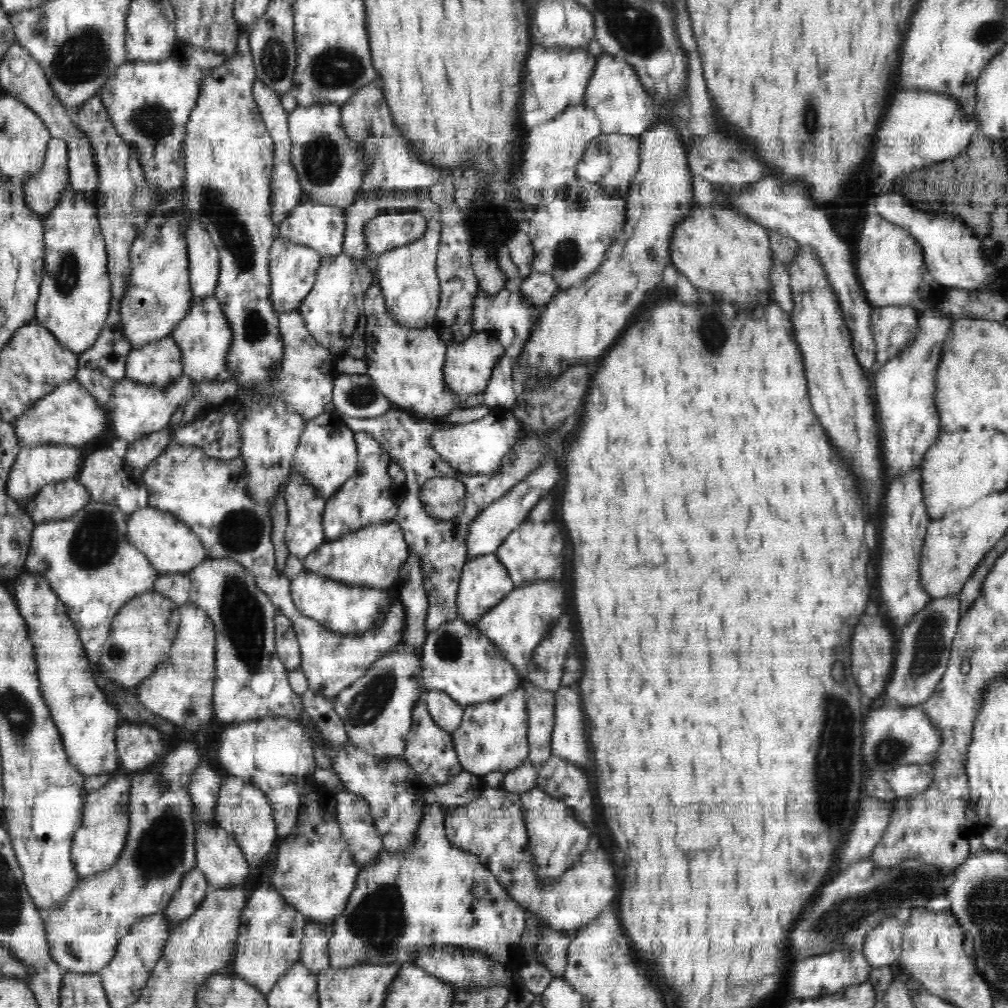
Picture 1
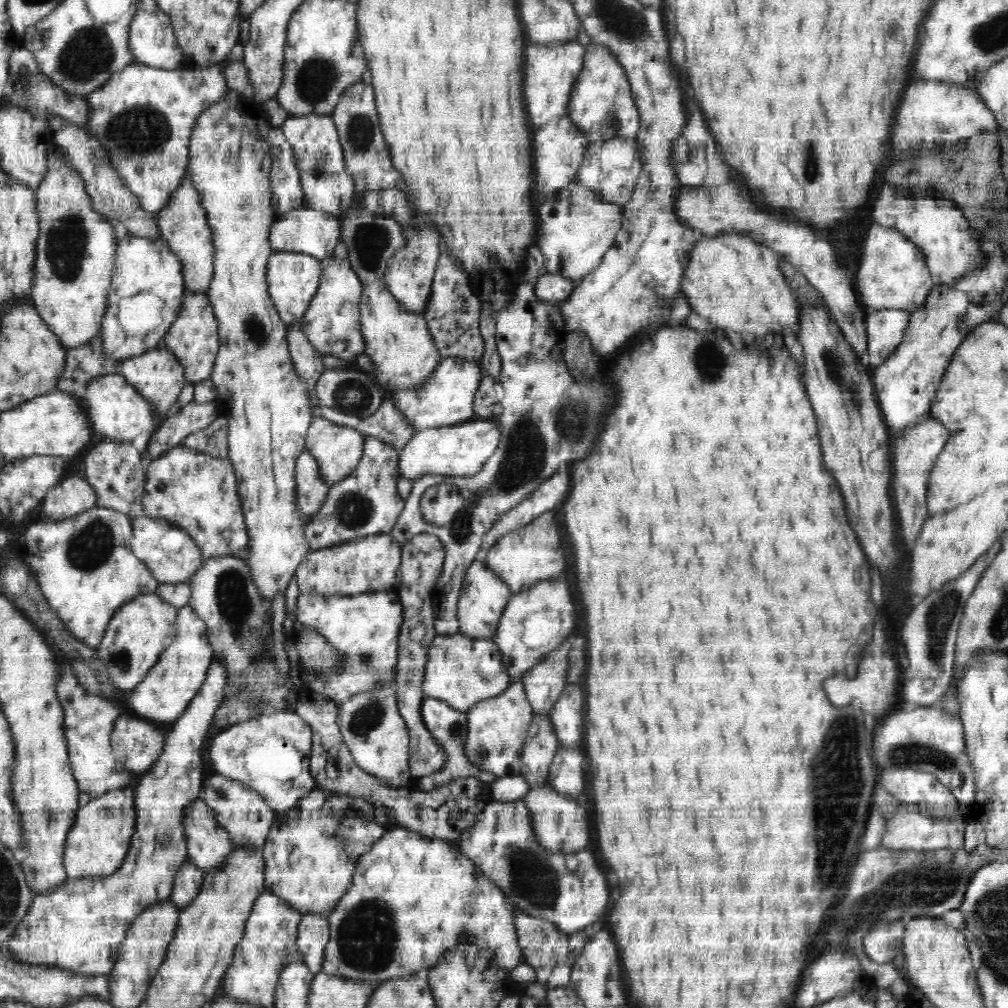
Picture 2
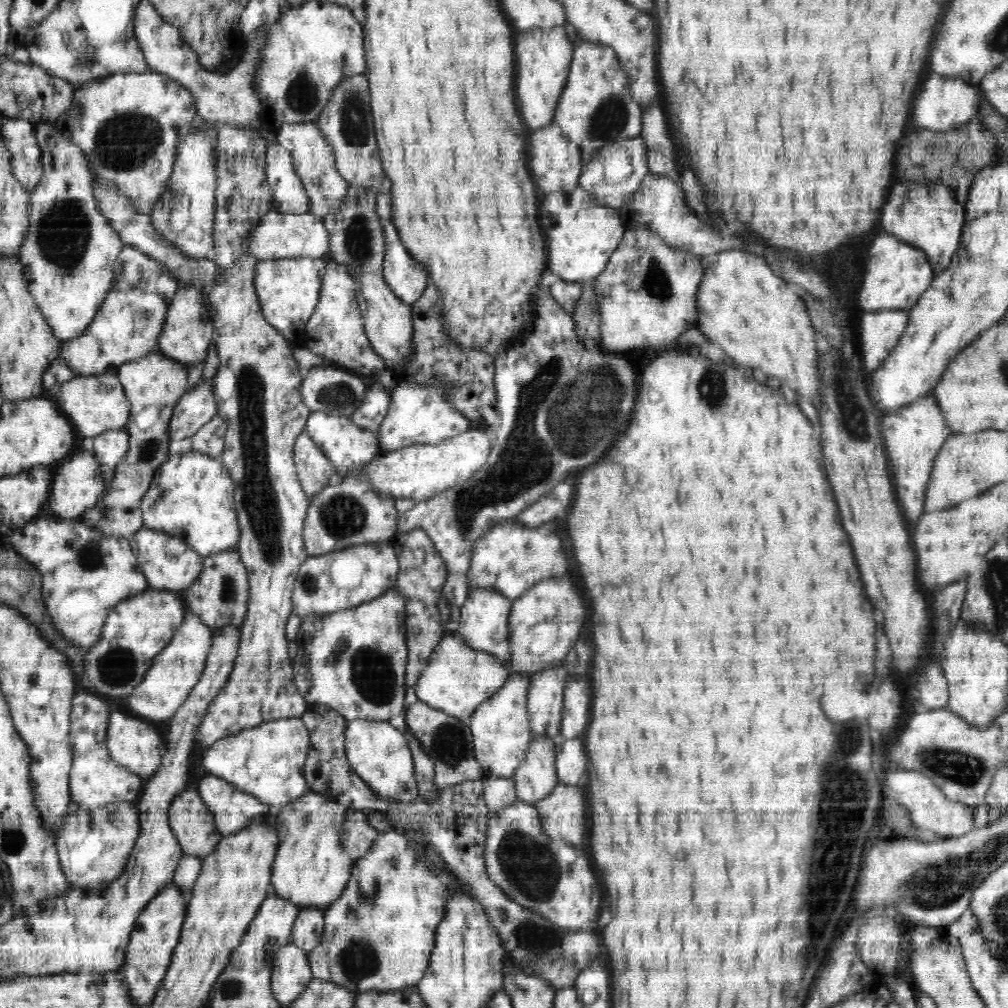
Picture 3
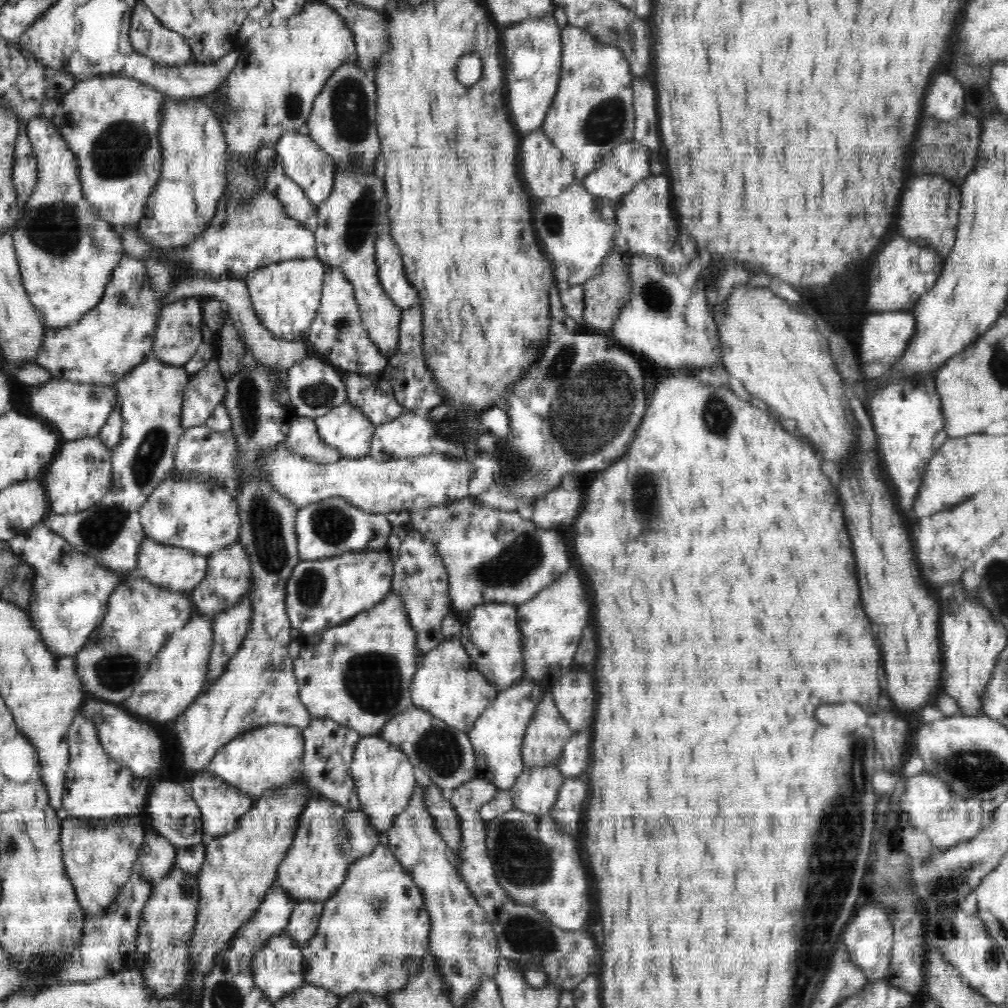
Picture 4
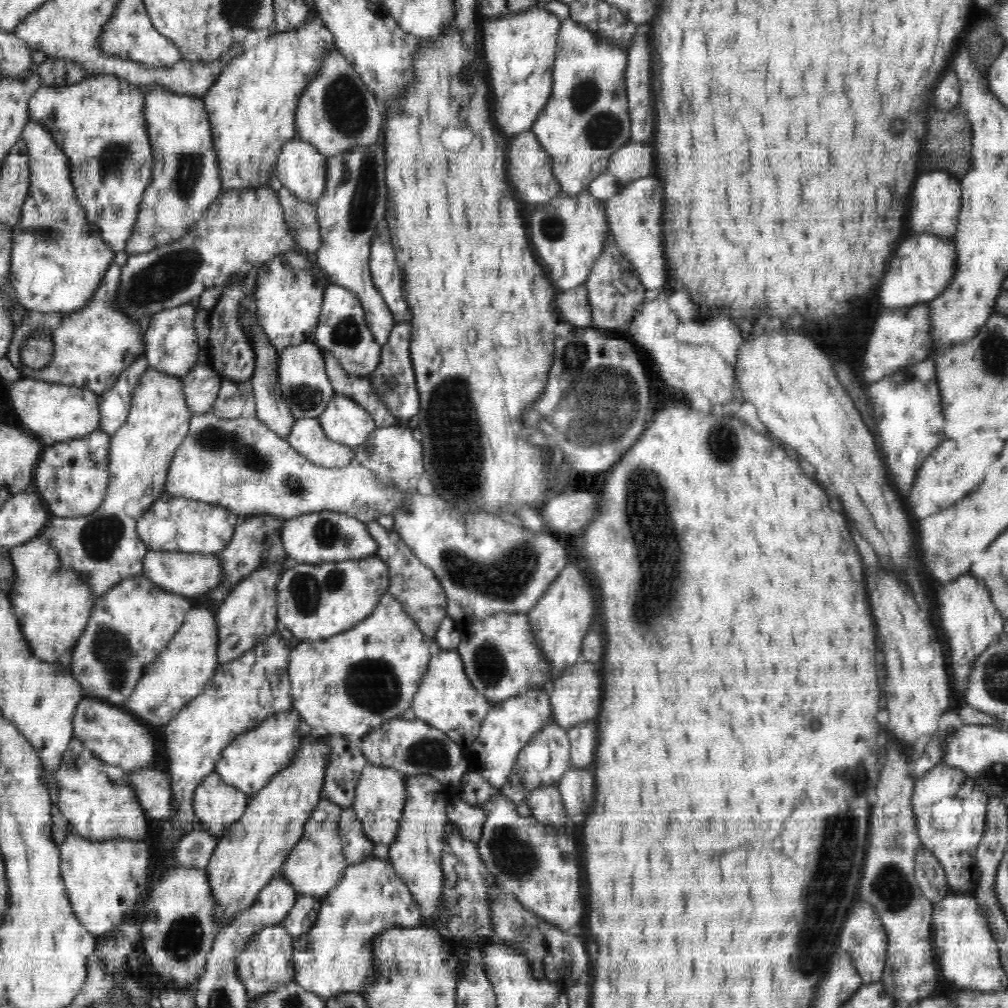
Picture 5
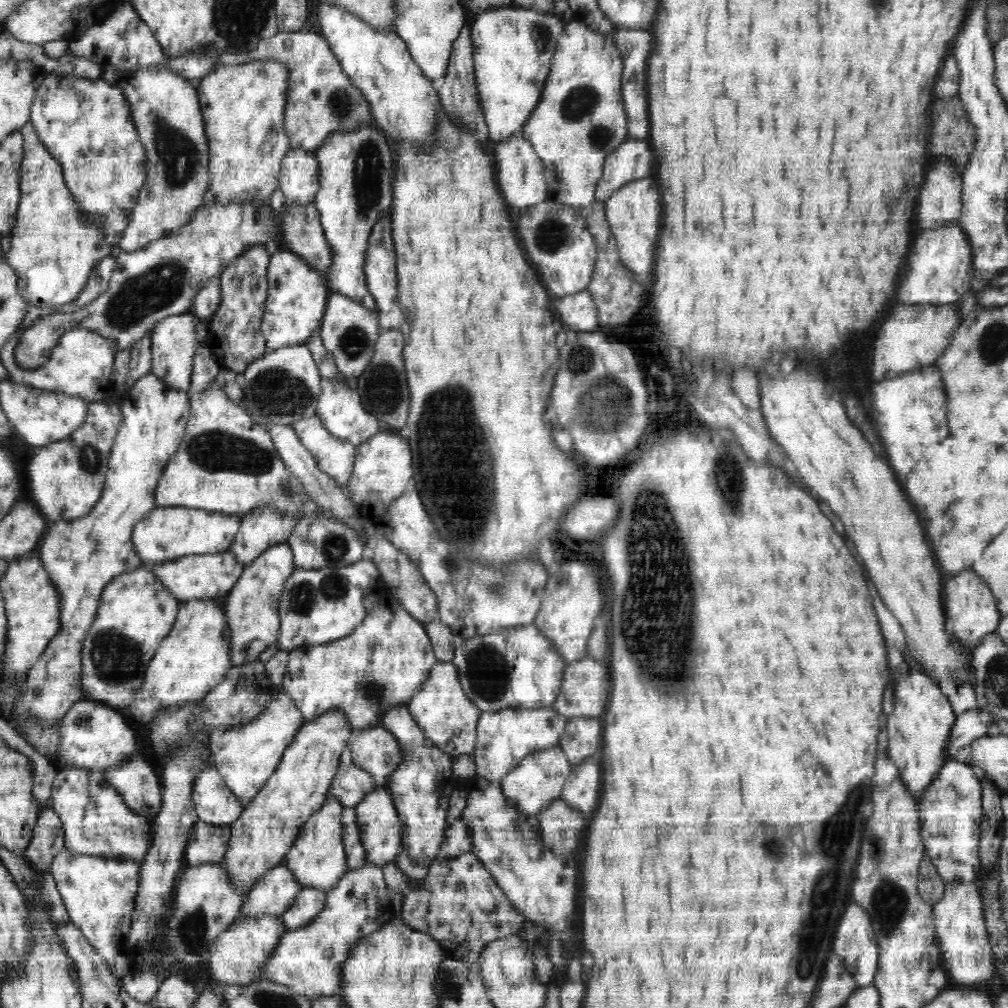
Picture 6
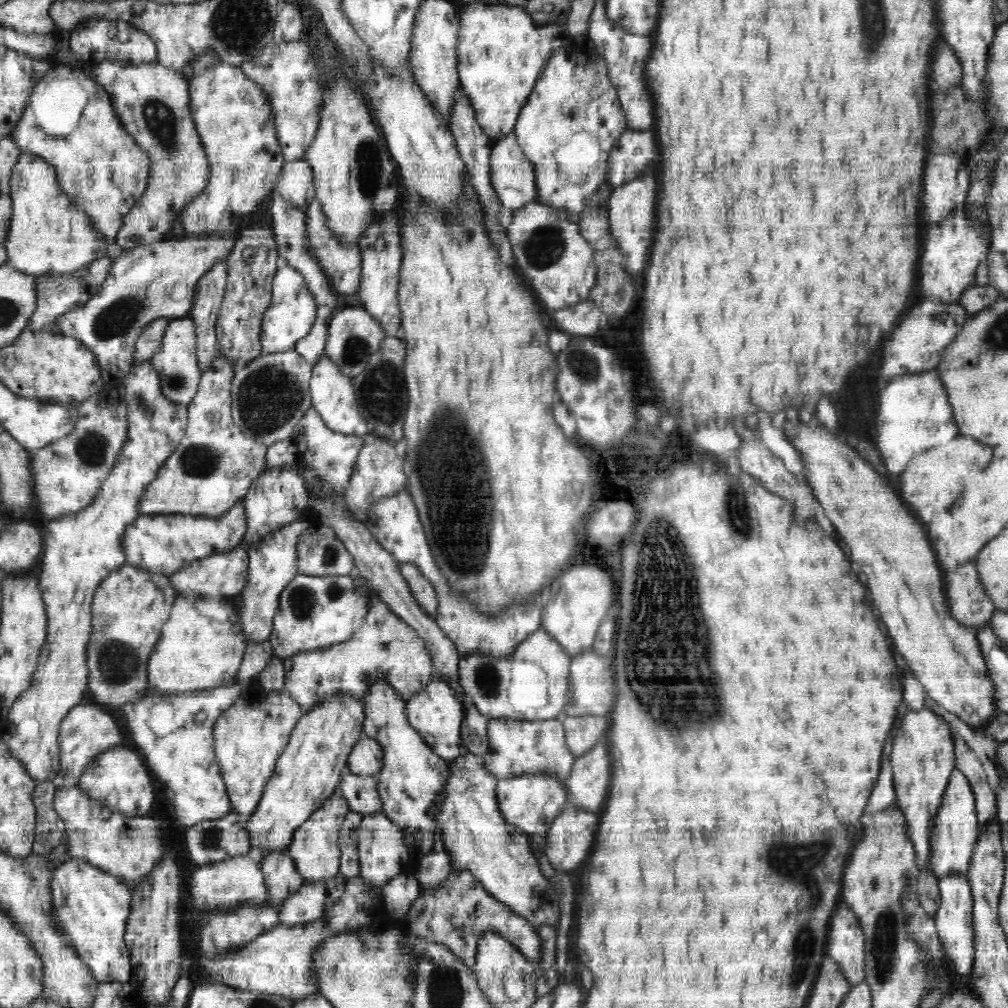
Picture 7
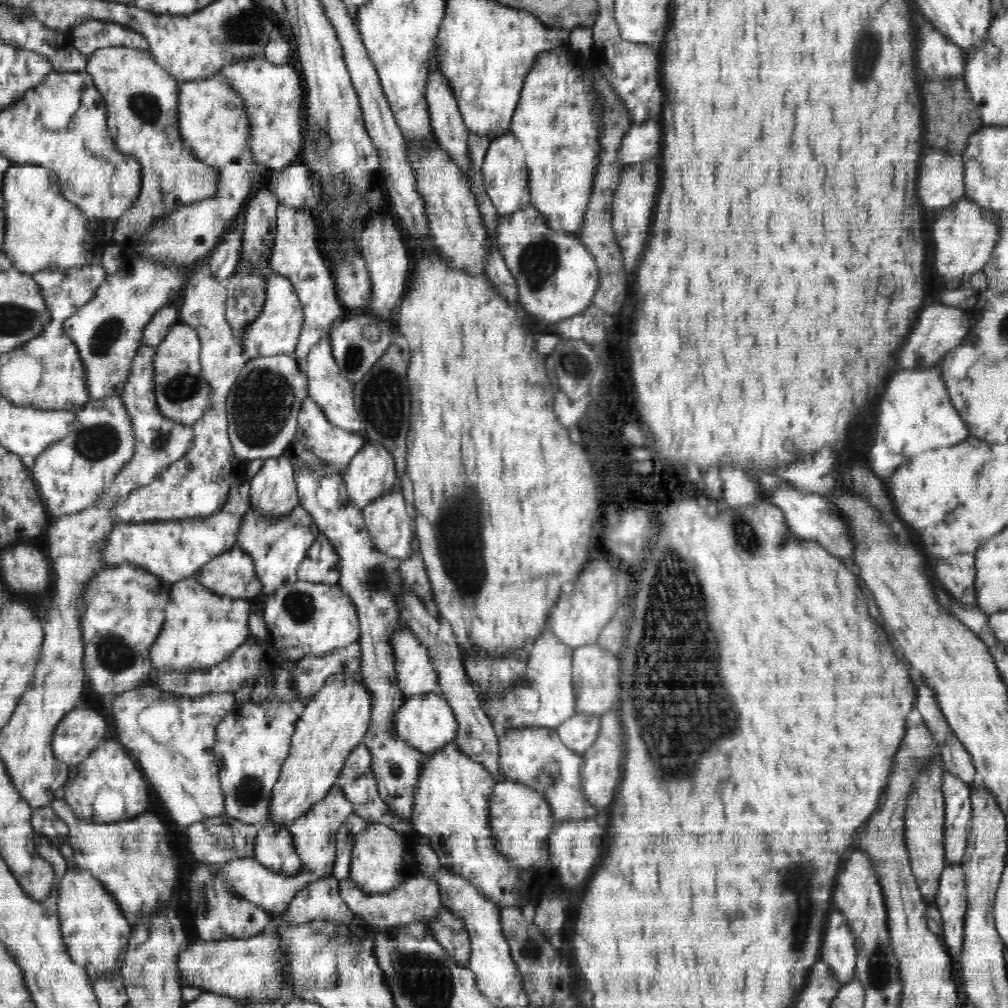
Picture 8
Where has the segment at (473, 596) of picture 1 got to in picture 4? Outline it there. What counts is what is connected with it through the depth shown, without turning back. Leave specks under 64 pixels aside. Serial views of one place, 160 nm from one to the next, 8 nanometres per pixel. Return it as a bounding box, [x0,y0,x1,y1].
[458,602,526,691]

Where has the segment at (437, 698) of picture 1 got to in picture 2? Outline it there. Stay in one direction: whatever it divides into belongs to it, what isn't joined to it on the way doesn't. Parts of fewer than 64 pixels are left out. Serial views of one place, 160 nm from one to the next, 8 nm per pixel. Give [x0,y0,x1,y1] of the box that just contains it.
[413,697,484,791]

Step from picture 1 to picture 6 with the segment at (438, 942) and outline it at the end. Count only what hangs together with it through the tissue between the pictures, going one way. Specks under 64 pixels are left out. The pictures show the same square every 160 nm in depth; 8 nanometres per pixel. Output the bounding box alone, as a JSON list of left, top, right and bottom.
[262,863,402,1000]

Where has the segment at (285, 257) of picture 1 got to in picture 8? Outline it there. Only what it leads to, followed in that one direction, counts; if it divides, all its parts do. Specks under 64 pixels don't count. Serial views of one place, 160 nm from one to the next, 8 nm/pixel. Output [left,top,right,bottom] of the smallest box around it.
[241,272,304,359]

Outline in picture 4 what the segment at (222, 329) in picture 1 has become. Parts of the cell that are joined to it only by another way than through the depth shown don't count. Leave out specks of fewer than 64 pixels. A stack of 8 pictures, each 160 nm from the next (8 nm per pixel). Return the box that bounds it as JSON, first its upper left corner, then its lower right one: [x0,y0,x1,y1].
[152,297,207,367]

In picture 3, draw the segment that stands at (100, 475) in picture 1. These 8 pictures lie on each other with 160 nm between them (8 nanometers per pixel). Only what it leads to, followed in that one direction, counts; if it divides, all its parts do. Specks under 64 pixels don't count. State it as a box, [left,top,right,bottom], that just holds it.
[88,429,129,490]

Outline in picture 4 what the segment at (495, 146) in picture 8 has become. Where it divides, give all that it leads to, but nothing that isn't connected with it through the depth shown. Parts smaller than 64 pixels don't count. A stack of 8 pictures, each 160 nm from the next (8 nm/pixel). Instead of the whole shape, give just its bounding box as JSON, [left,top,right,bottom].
[518,129,576,198]

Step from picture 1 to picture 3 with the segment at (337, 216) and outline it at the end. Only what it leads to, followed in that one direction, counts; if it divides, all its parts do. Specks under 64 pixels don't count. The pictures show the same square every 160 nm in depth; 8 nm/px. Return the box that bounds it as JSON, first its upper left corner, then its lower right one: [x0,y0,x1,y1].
[248,206,330,261]

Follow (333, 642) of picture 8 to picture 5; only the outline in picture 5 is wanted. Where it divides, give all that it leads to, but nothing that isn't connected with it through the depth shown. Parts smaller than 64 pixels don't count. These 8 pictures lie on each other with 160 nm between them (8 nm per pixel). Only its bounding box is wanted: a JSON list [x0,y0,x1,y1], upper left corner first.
[277,555,389,641]

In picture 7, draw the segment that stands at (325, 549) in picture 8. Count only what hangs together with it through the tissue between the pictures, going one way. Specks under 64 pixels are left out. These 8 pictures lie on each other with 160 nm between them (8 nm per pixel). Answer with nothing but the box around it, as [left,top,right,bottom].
[297,520,355,576]

